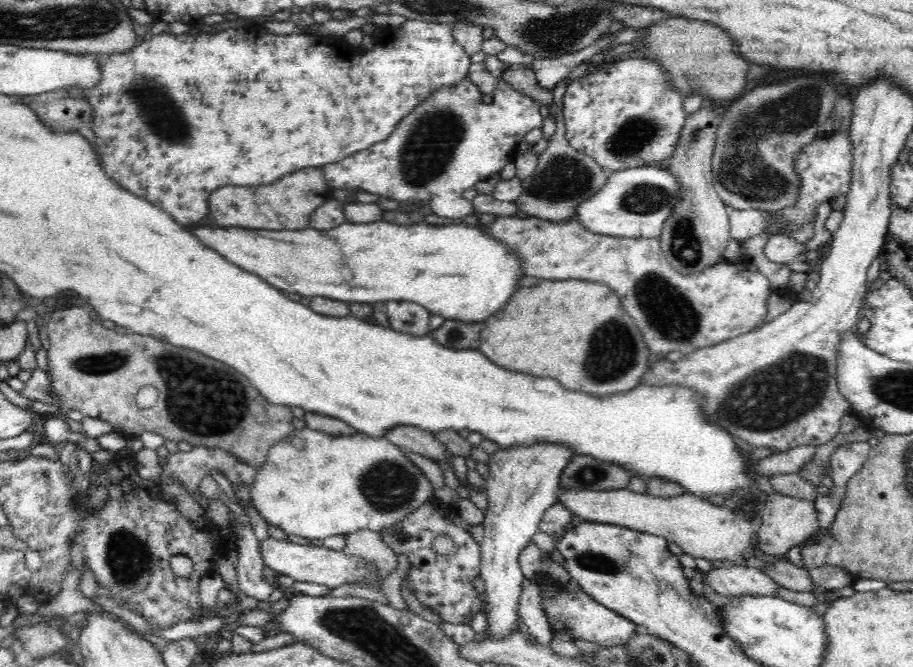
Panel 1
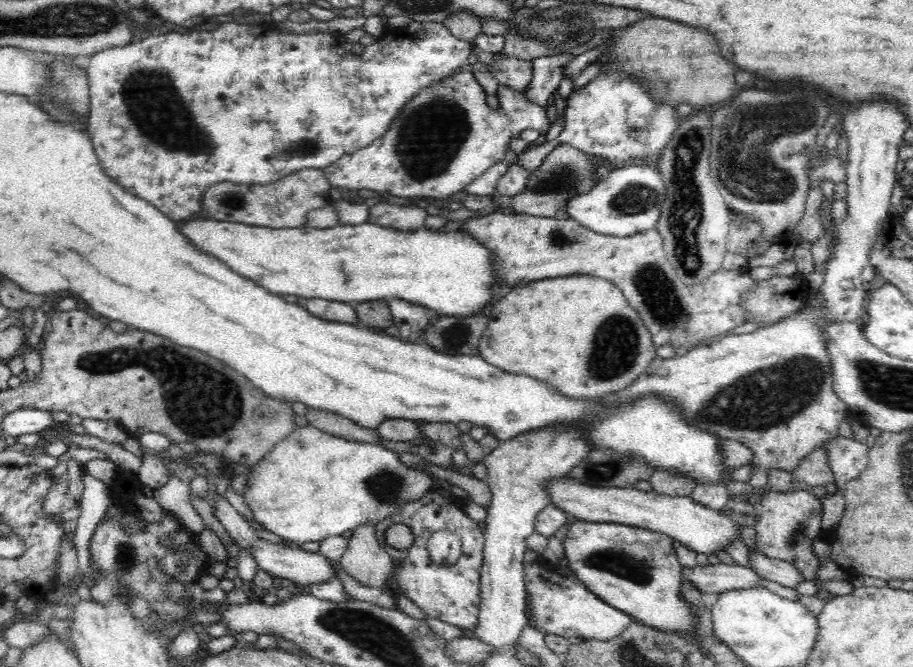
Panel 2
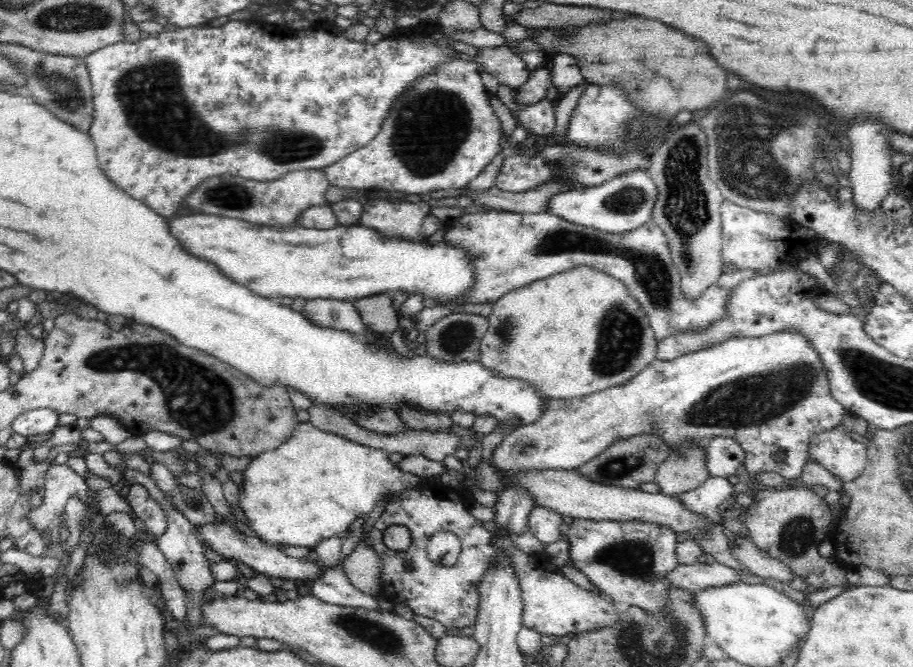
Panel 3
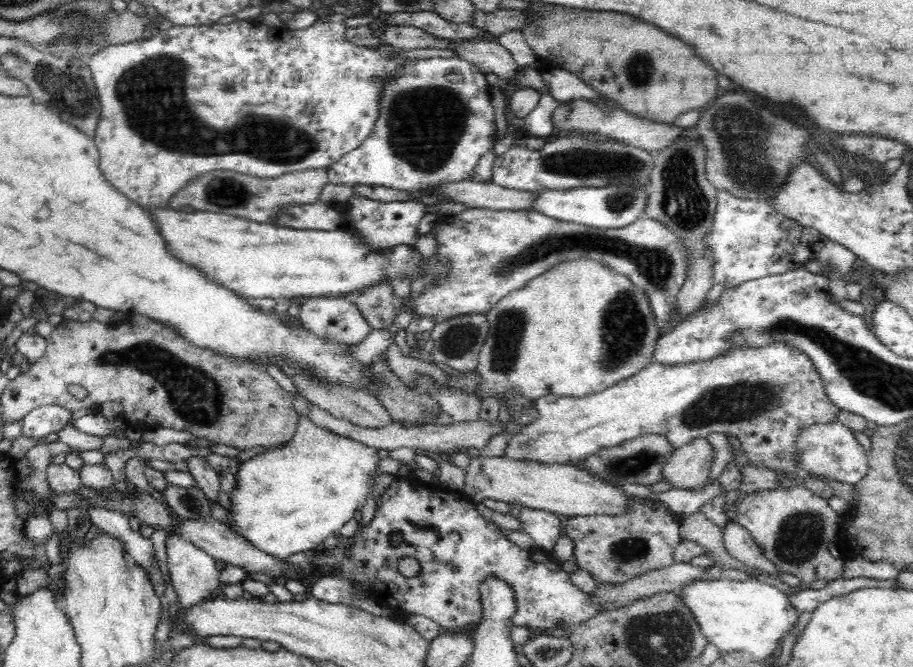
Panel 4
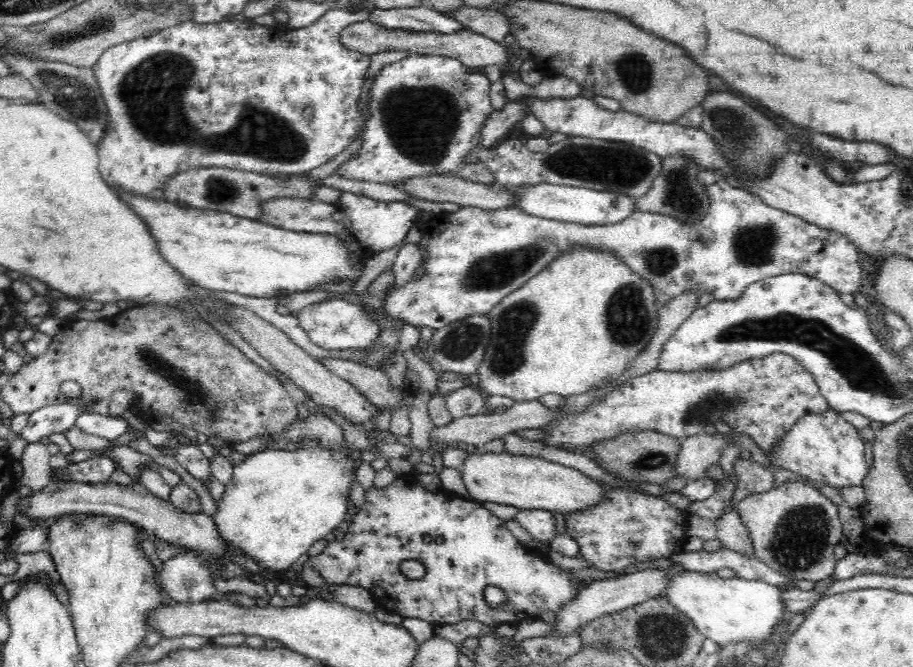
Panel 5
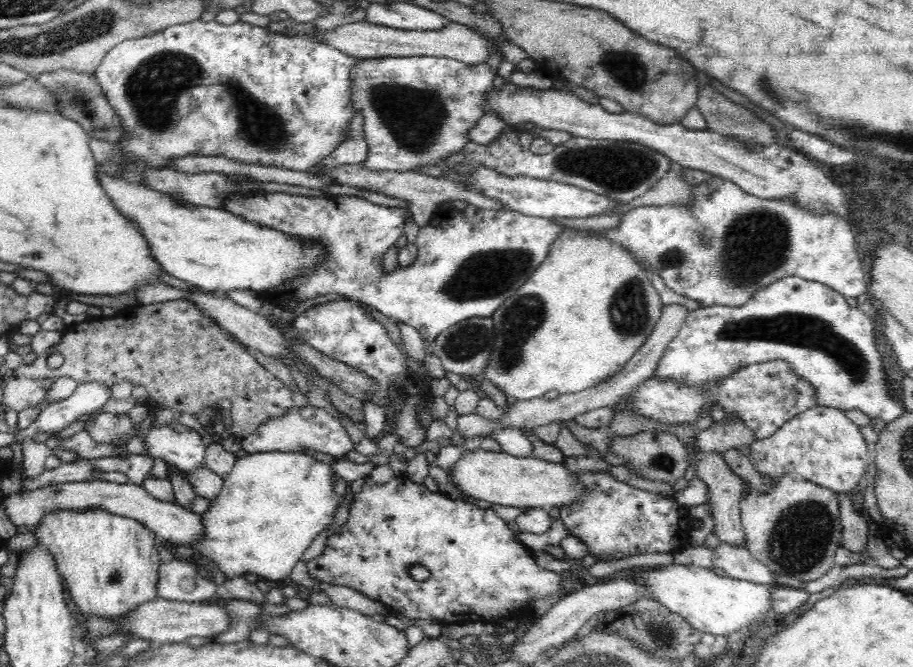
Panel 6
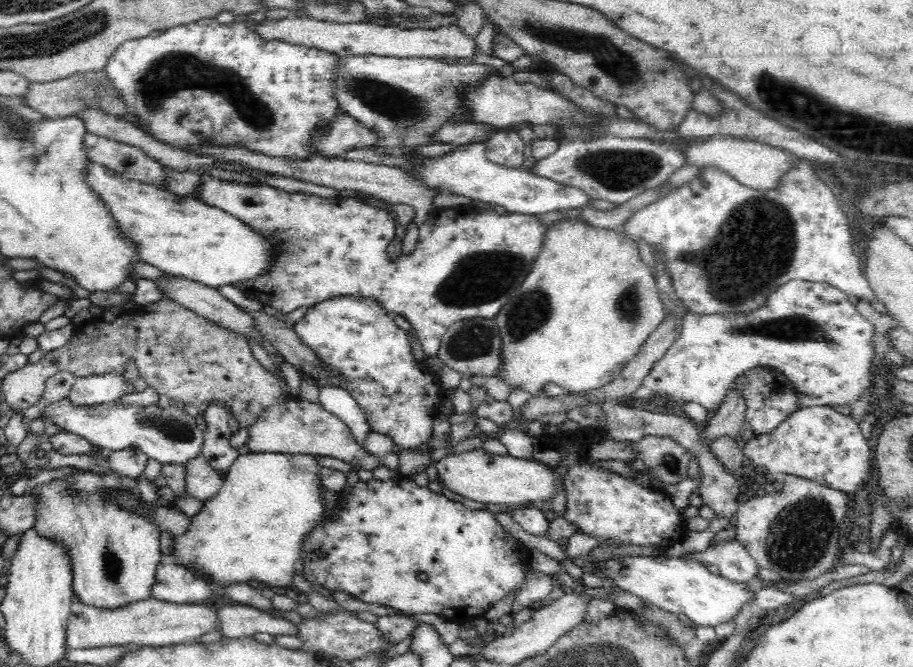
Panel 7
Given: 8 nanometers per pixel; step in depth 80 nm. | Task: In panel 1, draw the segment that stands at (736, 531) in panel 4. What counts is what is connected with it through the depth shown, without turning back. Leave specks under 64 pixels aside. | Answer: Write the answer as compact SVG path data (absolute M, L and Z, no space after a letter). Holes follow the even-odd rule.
M788 559L780 562L766 562L767 569L762 570L780 586L796 592L811 592L815 582L806 567L798 567Z

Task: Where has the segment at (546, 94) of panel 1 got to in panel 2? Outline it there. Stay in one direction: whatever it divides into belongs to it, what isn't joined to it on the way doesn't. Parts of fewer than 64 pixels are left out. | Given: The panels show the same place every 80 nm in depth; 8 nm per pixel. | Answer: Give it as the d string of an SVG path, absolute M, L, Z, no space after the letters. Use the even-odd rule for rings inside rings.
M502 53L493 54L494 62L489 65L490 71L499 84L504 84L521 93L528 90L532 82L533 61L507 57Z

